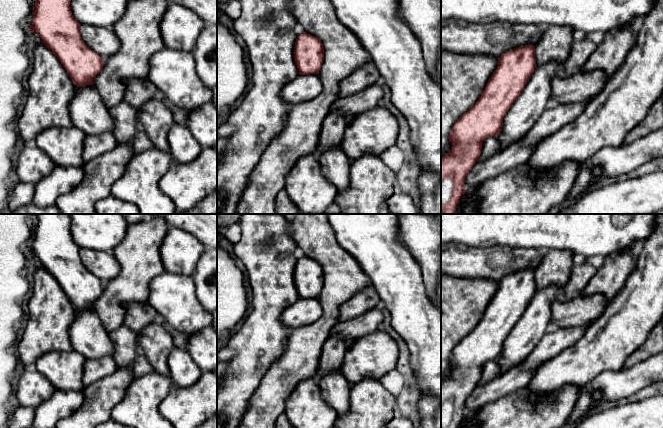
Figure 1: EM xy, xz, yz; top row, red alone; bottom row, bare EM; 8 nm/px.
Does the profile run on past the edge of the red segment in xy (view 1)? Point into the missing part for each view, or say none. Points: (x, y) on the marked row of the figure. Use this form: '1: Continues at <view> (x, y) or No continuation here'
1: No continuation here

